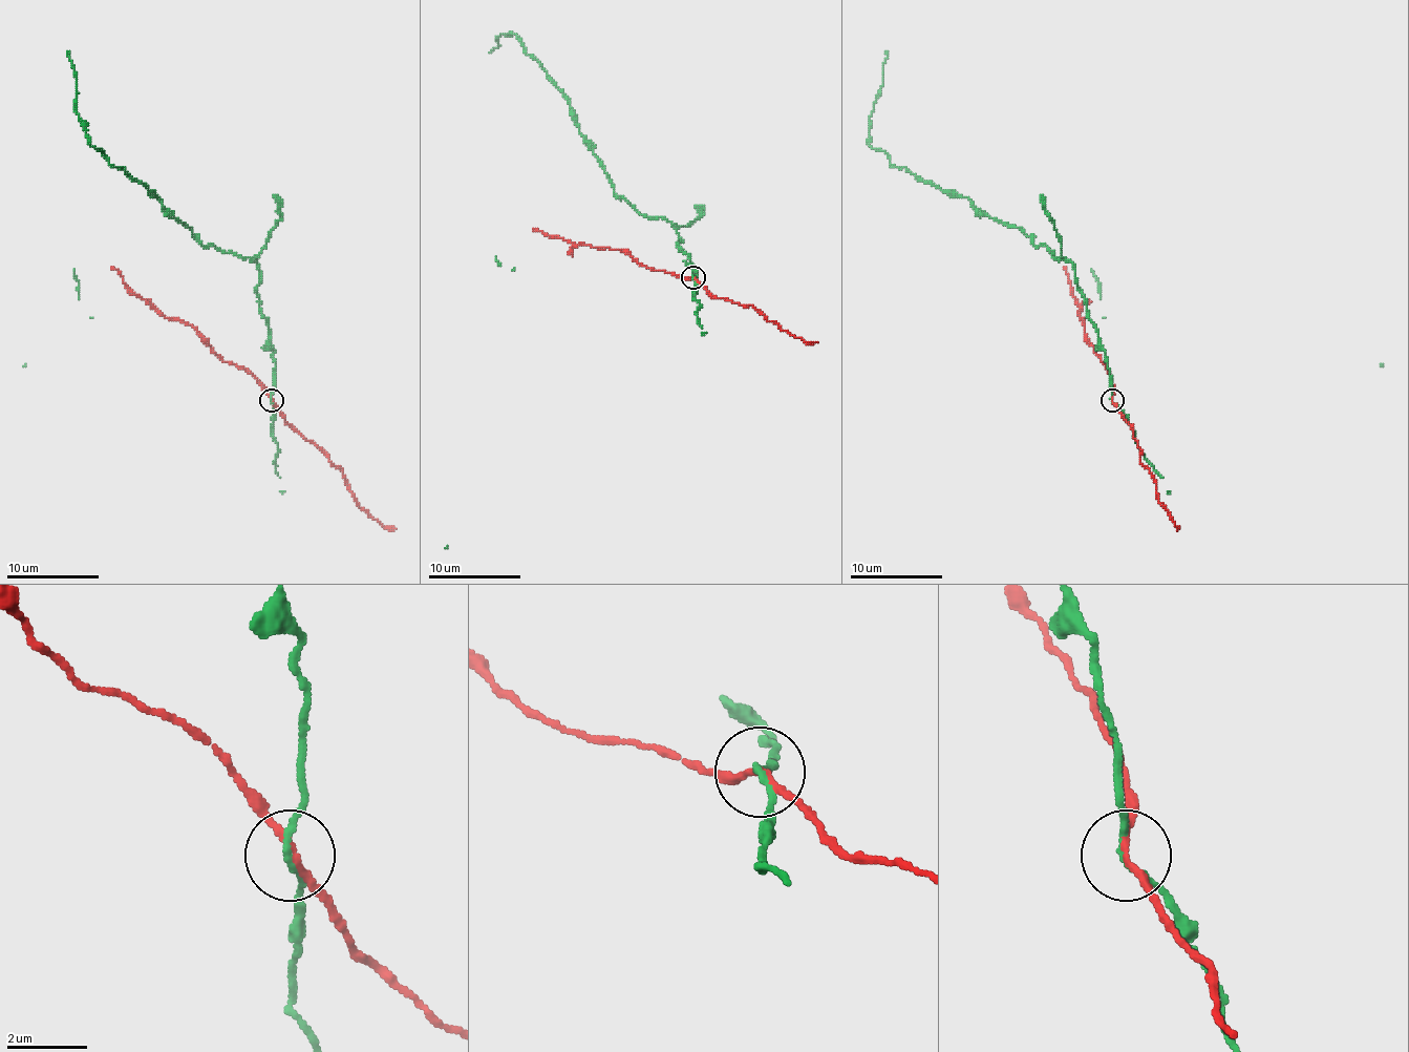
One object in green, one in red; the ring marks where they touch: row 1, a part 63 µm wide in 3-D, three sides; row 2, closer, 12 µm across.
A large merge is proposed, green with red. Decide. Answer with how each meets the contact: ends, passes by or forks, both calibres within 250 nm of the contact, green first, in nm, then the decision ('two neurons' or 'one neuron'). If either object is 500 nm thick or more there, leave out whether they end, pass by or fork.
green passes by | red passes by | 140/160 nm | two neurons

